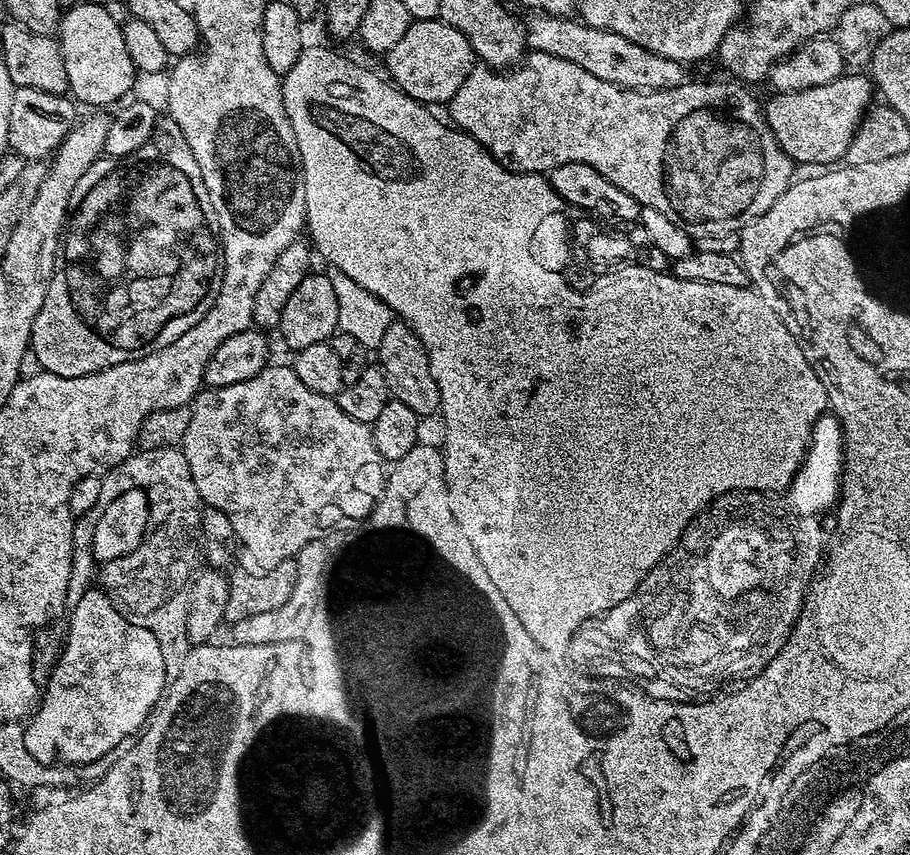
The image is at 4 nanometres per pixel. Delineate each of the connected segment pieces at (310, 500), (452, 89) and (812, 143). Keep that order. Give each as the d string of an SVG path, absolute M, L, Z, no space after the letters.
M269 366L246 382L234 382L234 386L205 387L197 395L191 409L190 427L184 435L182 451L190 466L194 486L198 490L201 501L207 507L222 510L222 514L230 518L230 526L234 526L234 534L242 545L243 551L245 548L260 563L261 569L276 568L282 561L299 556L303 548L315 545L317 543L315 540L320 540L323 536L338 531L339 528L348 528L355 520L367 521L372 515L377 500L384 493L386 462L374 446L371 427L362 422L354 422L350 414L346 414L337 406L333 397L314 394L314 390L310 390L310 386L303 384L302 378L298 378L298 374L291 366L284 366L284 368Z
M439 18L413 20L410 30L406 30L405 36L394 45L394 50L386 53L386 60L387 79L425 106L447 105L477 63L476 52L470 42L466 42L466 34Z
M843 74L812 89L773 95L773 100L763 105L762 111L774 138L796 164L837 163L845 159L856 129L873 103L872 94L874 84L867 75Z

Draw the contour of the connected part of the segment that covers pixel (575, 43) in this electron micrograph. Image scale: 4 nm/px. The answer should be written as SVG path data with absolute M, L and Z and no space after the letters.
M536 14L531 18L533 20L529 19L526 24L528 48L531 51L554 54L554 58L566 58L566 62L582 66L582 70L594 74L594 78L602 78L602 82L610 82L635 92L661 92L685 83L685 65L681 61L662 58L662 54L654 54L638 46L638 42L622 38L622 34L591 28L579 19L566 16Z

